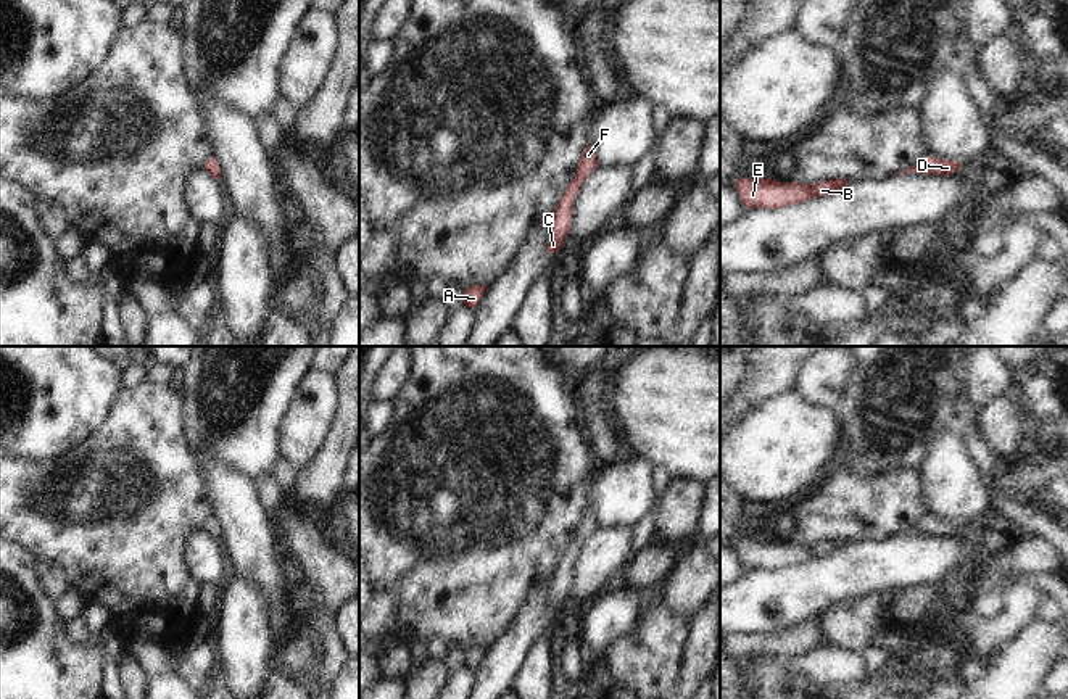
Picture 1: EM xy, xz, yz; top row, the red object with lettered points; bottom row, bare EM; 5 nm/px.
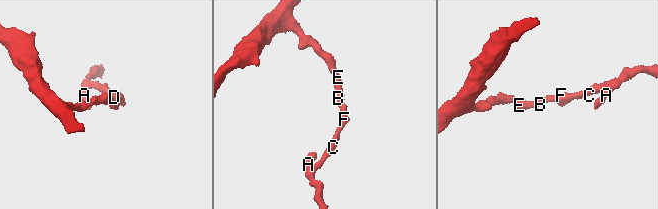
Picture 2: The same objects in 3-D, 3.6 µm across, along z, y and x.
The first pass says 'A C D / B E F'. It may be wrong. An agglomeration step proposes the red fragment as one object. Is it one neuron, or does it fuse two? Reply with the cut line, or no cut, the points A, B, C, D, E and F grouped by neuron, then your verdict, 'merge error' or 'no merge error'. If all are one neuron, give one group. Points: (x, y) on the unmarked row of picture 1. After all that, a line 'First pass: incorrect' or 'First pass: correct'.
no cut; A B C D E F; no merge error
First pass: incorrect

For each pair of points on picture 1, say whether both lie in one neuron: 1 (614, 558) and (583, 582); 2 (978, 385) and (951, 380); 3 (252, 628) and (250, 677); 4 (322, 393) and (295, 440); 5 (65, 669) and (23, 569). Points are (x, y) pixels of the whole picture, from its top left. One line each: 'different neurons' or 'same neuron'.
1: same neuron
2: different neurons
3: same neuron
4: same neuron
5: same neuron

